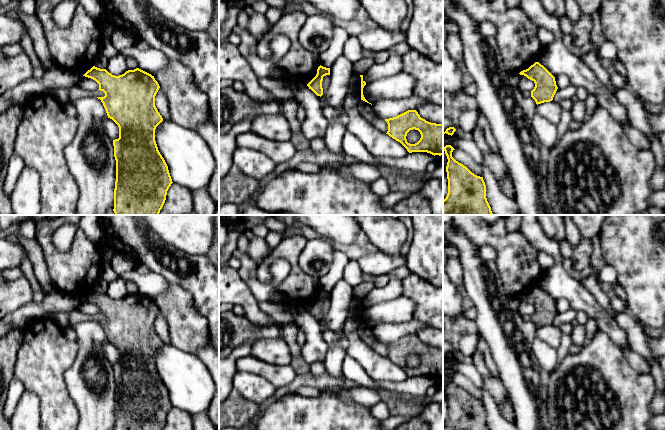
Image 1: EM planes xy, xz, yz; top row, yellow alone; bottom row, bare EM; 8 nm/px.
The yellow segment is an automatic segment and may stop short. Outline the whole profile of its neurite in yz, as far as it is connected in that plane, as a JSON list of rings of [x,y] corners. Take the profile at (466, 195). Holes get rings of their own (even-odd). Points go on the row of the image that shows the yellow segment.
[[[446,145],[448,194],[443,200],[443,215],[493,215],[486,198],[483,177],[472,173],[452,157],[455,150]]]

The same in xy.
[[[93,66],[83,76],[99,84],[104,97],[97,97],[103,103],[108,118],[119,127],[119,138],[113,140],[116,160],[116,181],[114,189],[115,215],[159,215],[172,179],[168,166],[160,154],[155,129],[163,121],[155,106],[155,96],[160,88],[151,74],[136,68],[115,76],[106,69]]]

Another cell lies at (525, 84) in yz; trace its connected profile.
[[[521,75],[519,84],[518,84],[518,89],[520,91],[532,91],[535,87],[534,81],[528,79],[526,76]]]

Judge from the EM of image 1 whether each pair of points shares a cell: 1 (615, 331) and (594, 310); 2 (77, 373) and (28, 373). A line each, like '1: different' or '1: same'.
1: same
2: different

